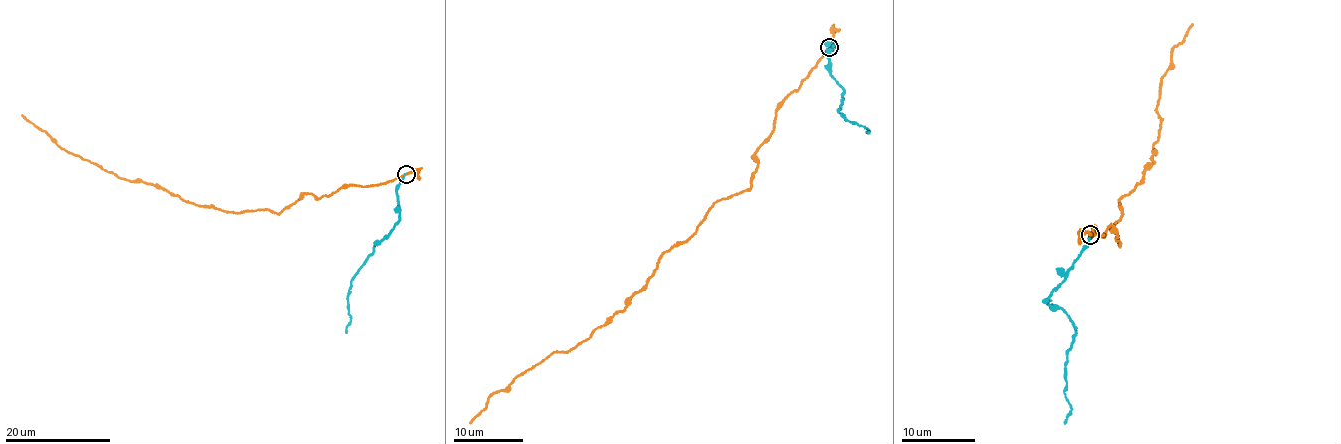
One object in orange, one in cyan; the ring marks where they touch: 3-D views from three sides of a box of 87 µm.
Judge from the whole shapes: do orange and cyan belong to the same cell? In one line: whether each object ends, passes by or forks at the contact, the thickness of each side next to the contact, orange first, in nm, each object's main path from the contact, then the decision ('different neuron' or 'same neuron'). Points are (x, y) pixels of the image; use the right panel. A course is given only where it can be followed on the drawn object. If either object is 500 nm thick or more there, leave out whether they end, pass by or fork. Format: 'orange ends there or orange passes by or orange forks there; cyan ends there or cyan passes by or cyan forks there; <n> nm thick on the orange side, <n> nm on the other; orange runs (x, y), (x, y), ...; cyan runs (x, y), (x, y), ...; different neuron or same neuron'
orange passes by; cyan ends there; 170 nm thick on the orange side, 100 nm on the other; orange runs (1091, 235), (1093, 226), (1104, 236), (1109, 226), (1120, 244), (1108, 228), (1151, 165), (1161, 79), (1192, 24); cyan runs (1090, 234), (1062, 283), (1046, 300), (1058, 306), (1075, 331), (1067, 353), (1064, 397), (1070, 412), (1064, 422); different neuron

